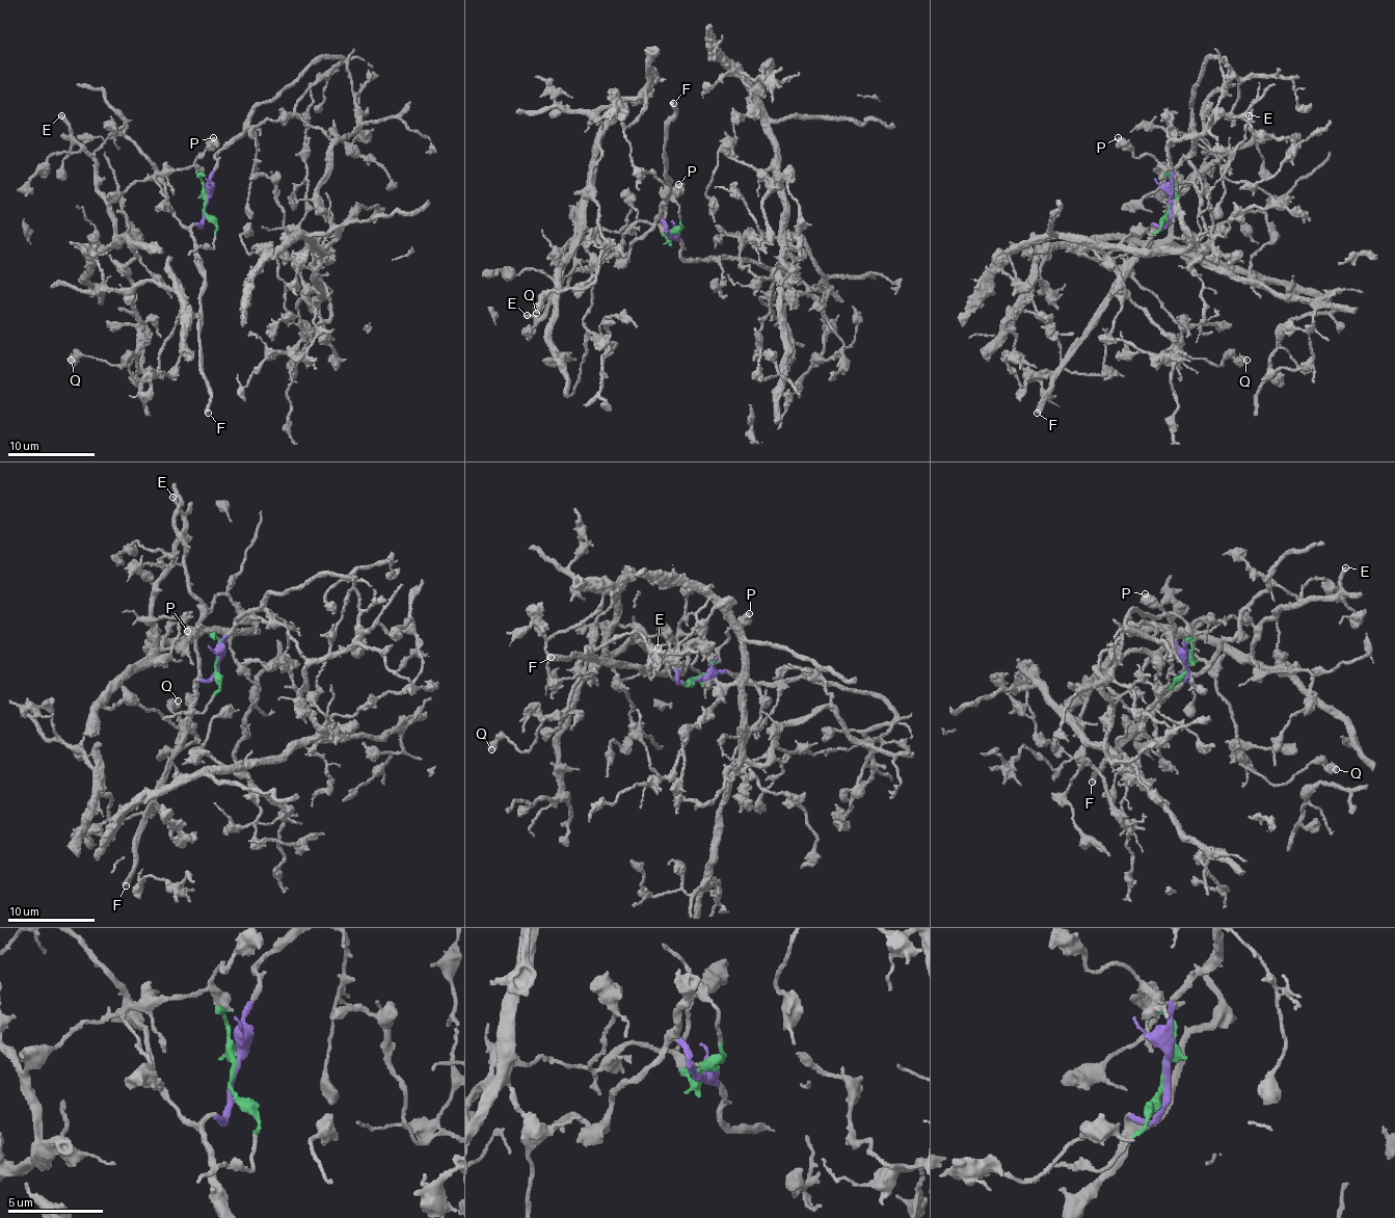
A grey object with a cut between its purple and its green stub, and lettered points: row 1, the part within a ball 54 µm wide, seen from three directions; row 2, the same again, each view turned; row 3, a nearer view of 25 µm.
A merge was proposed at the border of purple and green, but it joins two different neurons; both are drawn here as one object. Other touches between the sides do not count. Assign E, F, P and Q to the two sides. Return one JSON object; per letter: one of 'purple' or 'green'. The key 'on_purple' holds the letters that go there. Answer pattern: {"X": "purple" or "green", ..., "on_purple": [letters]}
{"E": "green", "F": "purple", "P": "green", "Q": "green", "on_purple": ["F"]}

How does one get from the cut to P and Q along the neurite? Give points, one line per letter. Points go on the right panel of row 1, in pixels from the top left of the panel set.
P: (1168, 205), (1172, 181), (1148, 154), (1135, 157), (1118, 137)
Q: (1168, 205), (1172, 181), (1159, 167), (1170, 233), (1082, 250), (1159, 301), (1183, 354), (1246, 361)

